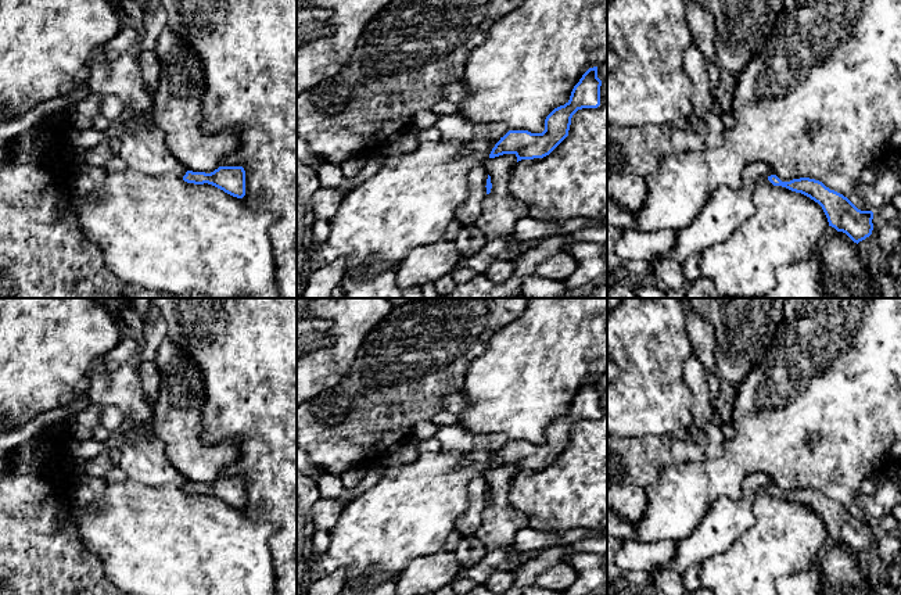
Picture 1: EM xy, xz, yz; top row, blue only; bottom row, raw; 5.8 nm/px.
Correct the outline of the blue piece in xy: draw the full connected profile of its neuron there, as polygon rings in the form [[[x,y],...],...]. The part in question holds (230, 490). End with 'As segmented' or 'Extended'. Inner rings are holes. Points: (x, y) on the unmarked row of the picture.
[[[219,477],[211,484],[187,481],[183,491],[194,495],[212,495],[237,509],[245,506],[245,481],[243,477]]]. As segmented

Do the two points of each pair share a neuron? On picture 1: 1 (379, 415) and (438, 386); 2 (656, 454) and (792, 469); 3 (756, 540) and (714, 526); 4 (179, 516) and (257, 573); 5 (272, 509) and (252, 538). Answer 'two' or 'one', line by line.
1: one
2: two
3: two
4: one
5: two

